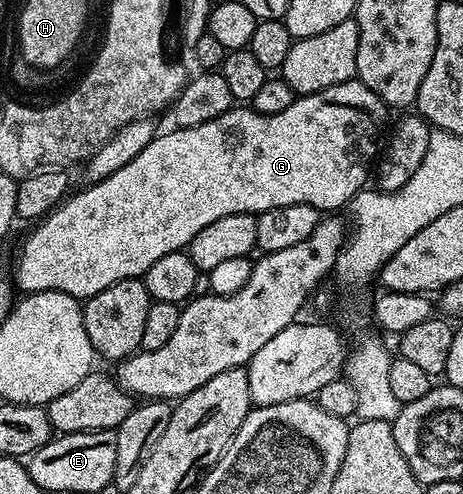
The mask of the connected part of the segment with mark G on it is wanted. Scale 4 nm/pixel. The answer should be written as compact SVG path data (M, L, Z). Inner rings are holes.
M354 80L335 84L331 88L320 90L314 94L302 94L294 97L291 108L287 108L284 112L275 112L275 116L263 116L248 105L237 104L232 110L223 112L223 116L215 116L215 120L207 120L207 124L169 128L166 134L158 133L151 140L151 144L147 144L147 148L143 148L143 152L139 152L139 156L135 156L135 160L131 160L131 164L123 164L123 168L111 172L111 176L107 176L103 181L86 185L86 190L66 197L56 210L46 214L34 225L37 227L26 236L25 243L21 246L21 255L17 258L16 289L30 294L38 294L44 290L61 290L72 298L87 300L91 296L103 292L103 288L111 288L111 284L115 284L119 280L141 278L149 271L151 264L155 264L155 260L176 250L184 251L195 236L195 232L207 228L207 224L213 223L214 220L223 220L223 216L235 216L236 214L256 216L267 208L279 208L287 204L311 204L322 212L337 212L340 206L341 209L348 207L349 201L361 190L366 189L368 182L365 181L368 178L370 181L371 167L378 157L379 143L382 141L383 131L386 129L385 113L387 113L385 101L379 96L375 96L375 92L371 92L371 88L367 88L359 80Z

